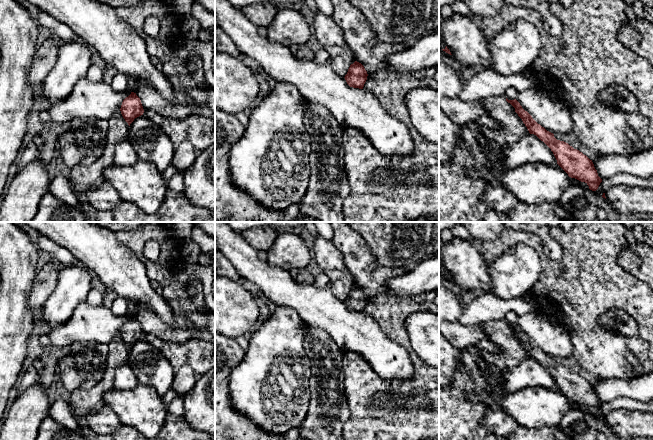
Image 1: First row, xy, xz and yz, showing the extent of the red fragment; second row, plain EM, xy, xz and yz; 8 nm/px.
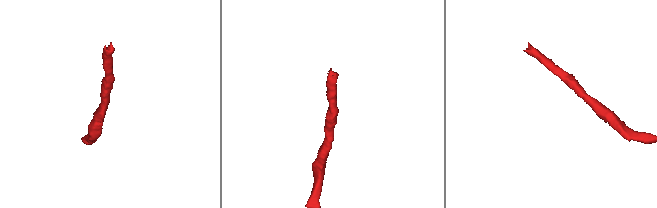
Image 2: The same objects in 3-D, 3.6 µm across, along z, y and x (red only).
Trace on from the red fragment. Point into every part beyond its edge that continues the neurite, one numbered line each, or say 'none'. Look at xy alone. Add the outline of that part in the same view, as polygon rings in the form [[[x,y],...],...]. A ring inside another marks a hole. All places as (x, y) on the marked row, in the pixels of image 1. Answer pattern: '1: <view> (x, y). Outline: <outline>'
none

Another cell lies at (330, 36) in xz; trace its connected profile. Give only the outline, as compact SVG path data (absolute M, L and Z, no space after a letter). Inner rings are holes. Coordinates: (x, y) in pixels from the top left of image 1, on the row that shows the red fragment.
M317 12L311 19L315 36L321 48L331 56L331 67L340 76L345 77L351 64L355 62L354 54L344 39L343 30L331 16Z

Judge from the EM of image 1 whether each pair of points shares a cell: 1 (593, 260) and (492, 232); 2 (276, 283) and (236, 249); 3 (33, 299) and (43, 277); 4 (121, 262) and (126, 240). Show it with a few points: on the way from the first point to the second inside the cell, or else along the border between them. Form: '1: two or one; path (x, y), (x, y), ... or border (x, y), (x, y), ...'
1: two; border (502, 232), (495, 239), (485, 239), (478, 243)
2: one; path (266, 277), (246, 259)
3: one; path (38, 294), (43, 286), (43, 282)
4: two; border (114, 233), (125, 246), (137, 255)

